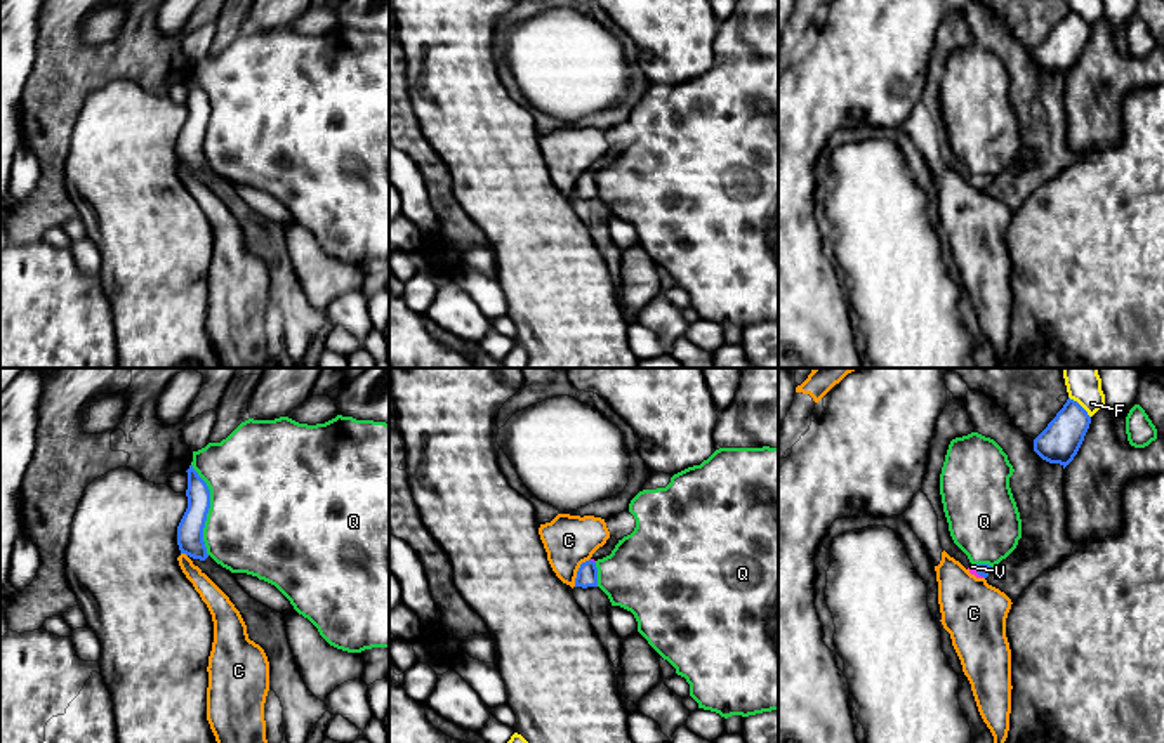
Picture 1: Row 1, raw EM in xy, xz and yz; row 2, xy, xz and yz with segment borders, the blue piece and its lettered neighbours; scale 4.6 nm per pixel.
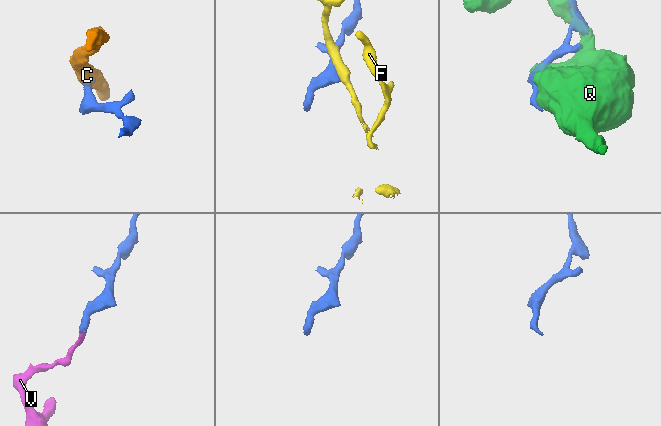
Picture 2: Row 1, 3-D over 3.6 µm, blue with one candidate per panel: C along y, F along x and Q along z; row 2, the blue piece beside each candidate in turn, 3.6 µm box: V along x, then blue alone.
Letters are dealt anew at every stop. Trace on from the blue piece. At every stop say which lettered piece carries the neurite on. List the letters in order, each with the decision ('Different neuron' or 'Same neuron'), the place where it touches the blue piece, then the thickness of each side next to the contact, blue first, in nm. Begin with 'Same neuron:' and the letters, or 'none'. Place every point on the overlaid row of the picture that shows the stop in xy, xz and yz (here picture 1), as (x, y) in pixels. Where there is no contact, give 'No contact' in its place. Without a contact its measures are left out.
Same neuron: V
C: Different neuron. Touches blue at xz (577, 572). Thickness 100 nm (blue) against 240 nm
F: Different neuron. Touches blue at yz (1081, 407). Thickness 190 nm (blue) against 160 nm
Q: Different neuron. Touches blue at xy (209, 507). Thickness 130 nm (blue) against 500 nm
V: Same neuron. Touches blue at yz (977, 572). Thickness 60 nm (blue) against 30 nm

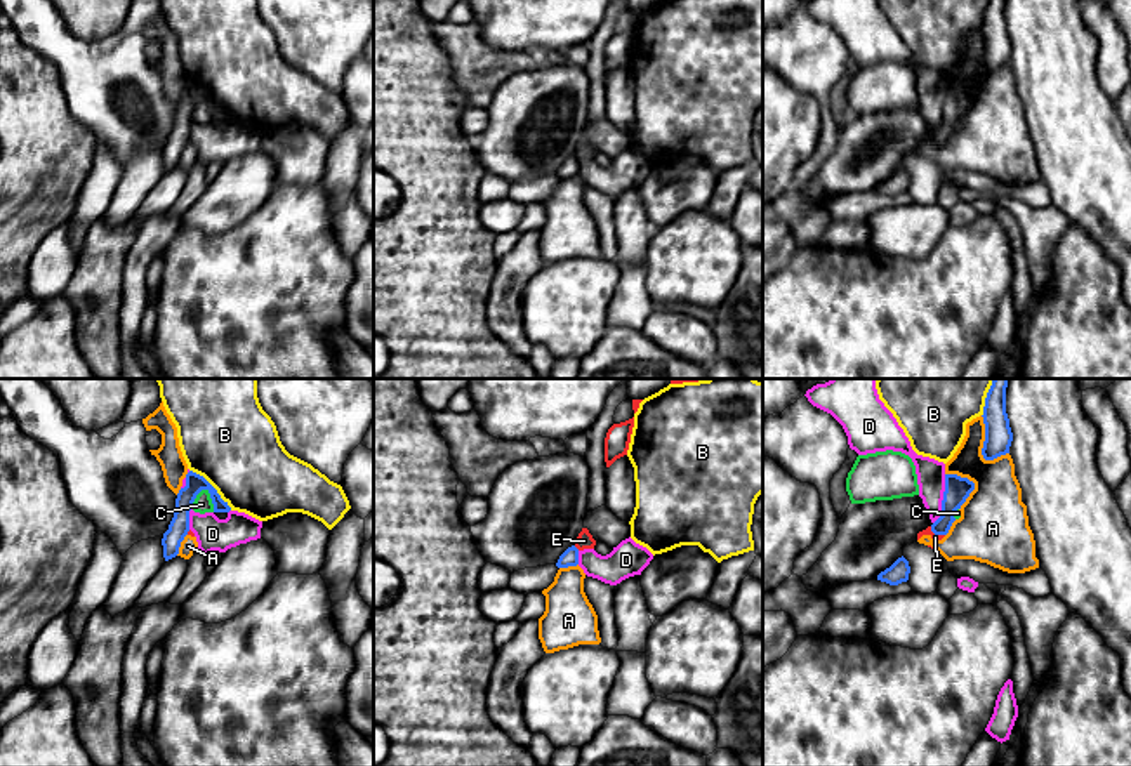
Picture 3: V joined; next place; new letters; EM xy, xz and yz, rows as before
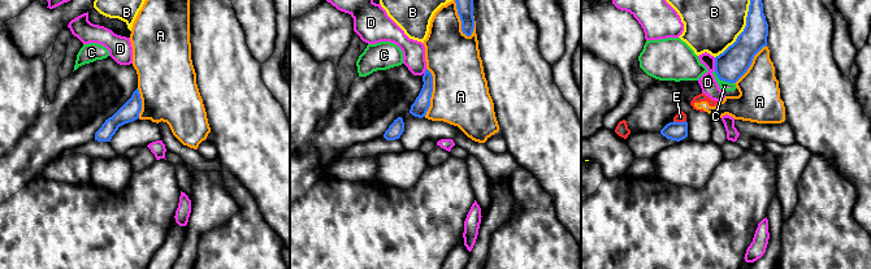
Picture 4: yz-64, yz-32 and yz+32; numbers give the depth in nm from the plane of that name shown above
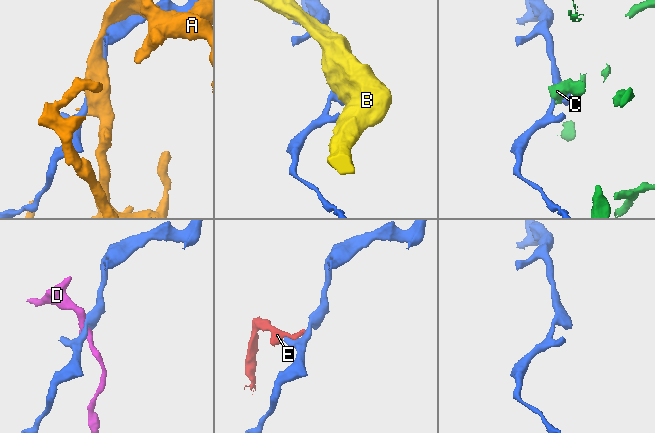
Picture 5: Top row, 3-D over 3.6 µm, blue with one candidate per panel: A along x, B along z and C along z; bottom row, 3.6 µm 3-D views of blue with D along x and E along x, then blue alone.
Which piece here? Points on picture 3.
Same neuron: none
A: Different neuron. Touches blue at yz (982, 449). Thickness 130 nm (blue) against 240 nm
B: Different neuron. Touches blue at xy (212, 487). Thickness 90 nm (blue) against 420 nm
C: Different neuron. Touches blue at xy (195, 497). Thickness 90 nm (blue) against 90 nm
D: Different neuron. Touches blue at yz (944, 499). Thickness 120 nm (blue) against 130 nm
E: Different neuron. Touches blue at xz (575, 548). Thickness 80 nm (blue) against 80 nm

